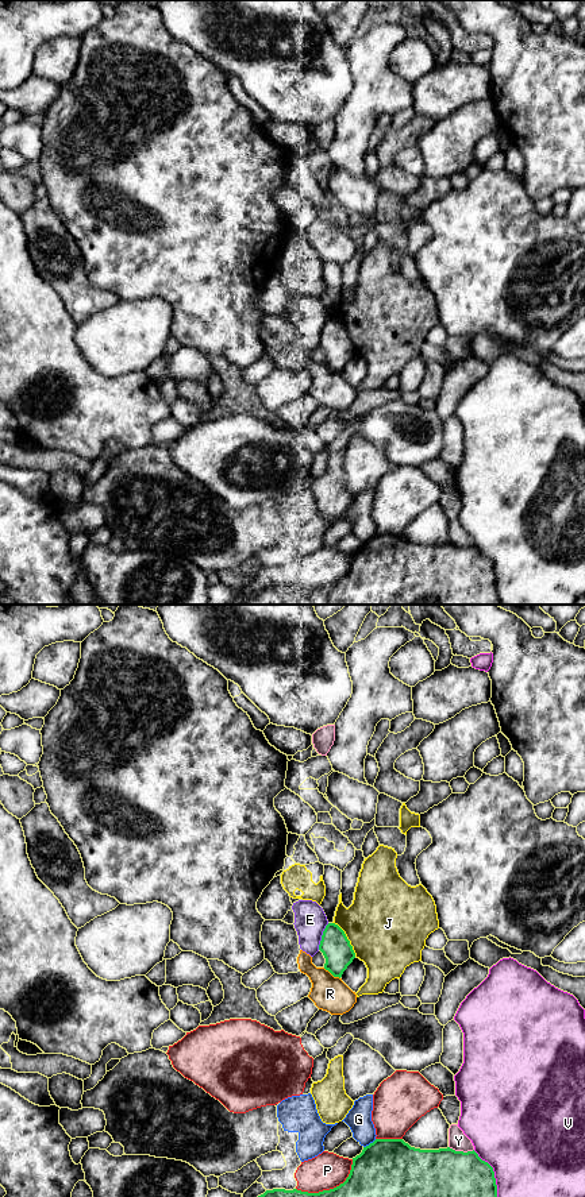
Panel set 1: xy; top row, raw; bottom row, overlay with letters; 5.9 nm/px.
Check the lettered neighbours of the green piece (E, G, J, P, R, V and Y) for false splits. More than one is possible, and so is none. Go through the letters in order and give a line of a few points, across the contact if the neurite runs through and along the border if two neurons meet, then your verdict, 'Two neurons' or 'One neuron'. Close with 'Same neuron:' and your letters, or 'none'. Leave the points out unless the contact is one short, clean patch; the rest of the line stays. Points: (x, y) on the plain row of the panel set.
E: Two neurons
G: Two neurons
J: Two neurons
P: Two neurons
R: Two neurons
V: Two neurons
Y: Two neurons
Same neuron: none

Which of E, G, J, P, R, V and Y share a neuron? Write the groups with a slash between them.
E / G / J / P / R / V / Y

